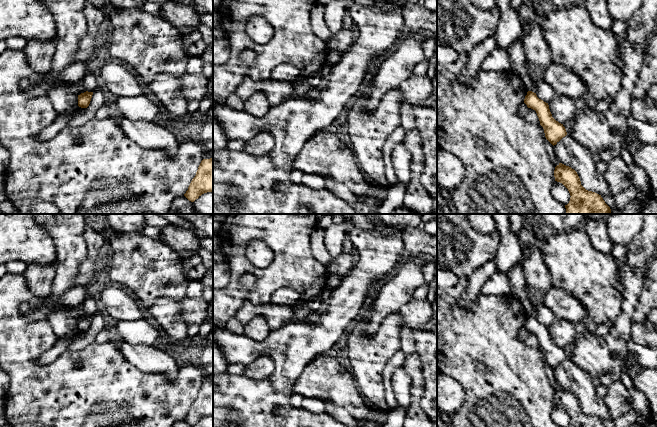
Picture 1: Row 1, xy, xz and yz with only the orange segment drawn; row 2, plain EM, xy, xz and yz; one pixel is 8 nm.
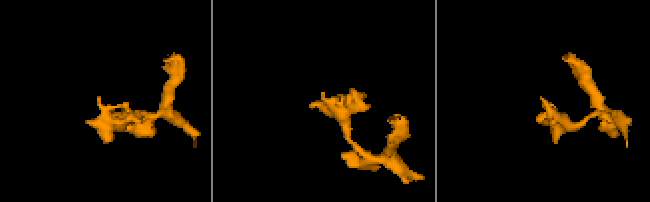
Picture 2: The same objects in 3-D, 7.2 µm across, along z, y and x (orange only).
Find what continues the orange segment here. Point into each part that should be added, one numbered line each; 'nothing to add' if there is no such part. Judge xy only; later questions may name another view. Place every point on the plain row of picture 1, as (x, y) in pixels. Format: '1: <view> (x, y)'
nothing to add

